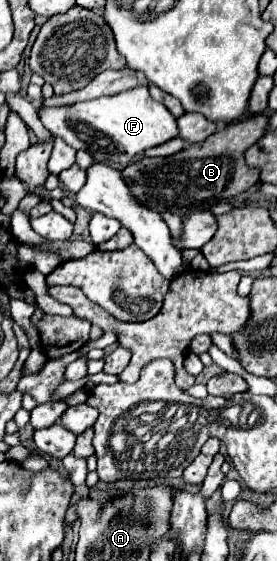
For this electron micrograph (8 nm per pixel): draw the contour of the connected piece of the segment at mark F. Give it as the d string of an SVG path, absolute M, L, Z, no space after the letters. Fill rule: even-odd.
M136 86L116 96L98 98L90 102L78 102L66 108L42 108L38 110L42 124L68 146L86 150L96 162L126 166L136 154L164 144L178 136L176 118L166 110L164 104L152 100L148 86Z

